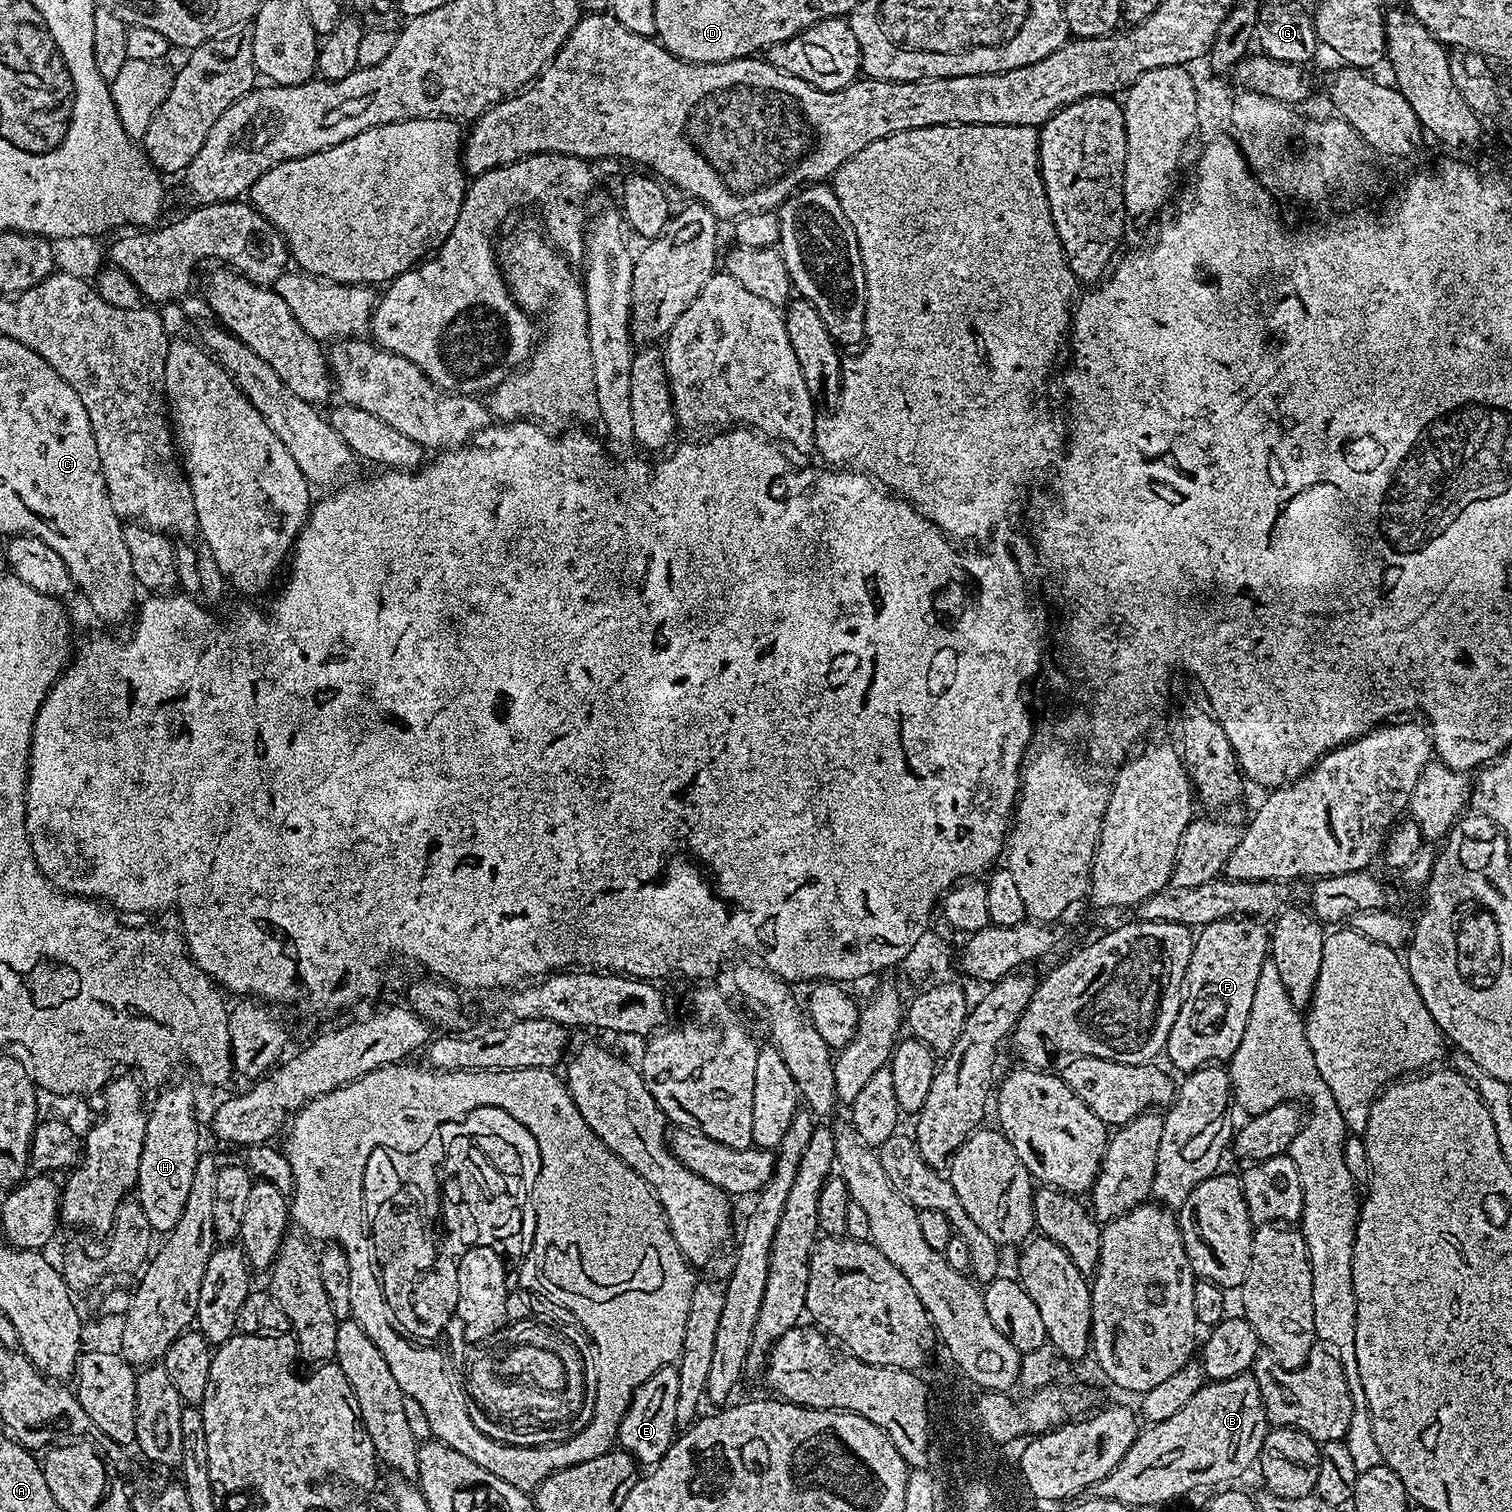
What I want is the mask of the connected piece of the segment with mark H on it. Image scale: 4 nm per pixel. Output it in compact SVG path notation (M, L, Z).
M176 1084L167 1088L153 1104L151 1101L147 1113L146 1138L135 1187L142 1210L146 1210L146 1219L156 1234L171 1232L178 1218L182 1218L182 1206L186 1206L186 1198L190 1195L194 1166L202 1155L200 1128L196 1125L196 1096L191 1086Z

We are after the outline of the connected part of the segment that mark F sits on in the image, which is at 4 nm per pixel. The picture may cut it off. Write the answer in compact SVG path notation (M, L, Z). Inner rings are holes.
M1248 918L1219 920L1203 925L1201 932L1204 933L1195 937L1186 977L1186 991L1182 996L1178 1018L1174 1018L1166 1049L1166 1057L1180 1074L1194 1072L1197 1068L1206 1068L1217 1062L1231 1061L1232 1055L1238 1050L1242 1034L1246 1034L1250 1006L1254 1006L1254 986L1258 986L1258 974L1270 952L1265 929L1263 932L1256 924L1259 923Z

